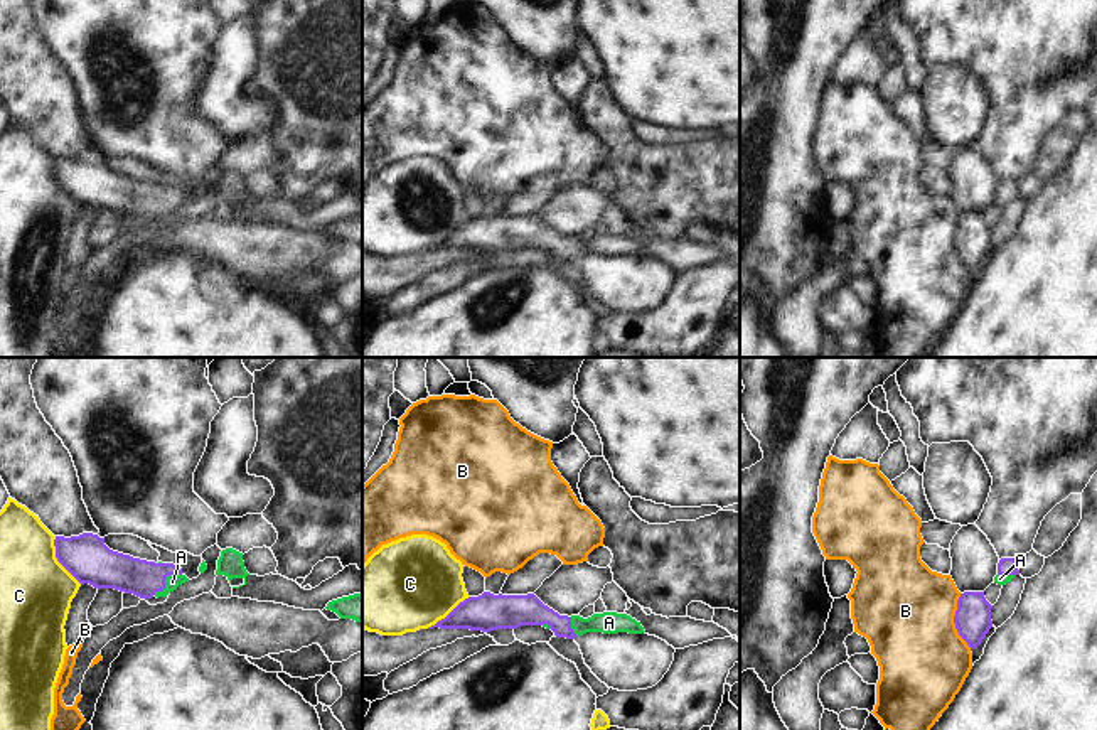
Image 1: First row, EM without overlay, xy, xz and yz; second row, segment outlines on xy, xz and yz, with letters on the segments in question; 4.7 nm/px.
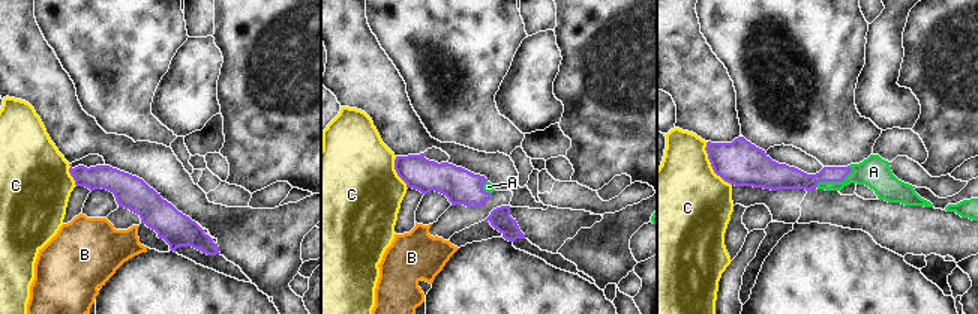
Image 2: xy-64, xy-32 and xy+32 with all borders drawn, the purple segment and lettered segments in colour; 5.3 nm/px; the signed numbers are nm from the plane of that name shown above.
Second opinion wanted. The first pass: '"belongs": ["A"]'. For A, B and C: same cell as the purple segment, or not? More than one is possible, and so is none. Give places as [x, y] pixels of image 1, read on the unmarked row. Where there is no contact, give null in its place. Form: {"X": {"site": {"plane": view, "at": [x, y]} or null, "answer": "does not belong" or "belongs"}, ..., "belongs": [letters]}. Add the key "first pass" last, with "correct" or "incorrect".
{"A": {"site": {"plane": "xy", "at": [164, 203]}, "answer": "belongs"}, "B": {"site": {"plane": "yz", "at": [954, 243]}, "answer": "does not belong"}, "C": {"site": {"plane": "xy", "at": [58, 182]}, "answer": "does not belong"}, "belongs": ["A"], "first pass": "correct"}

